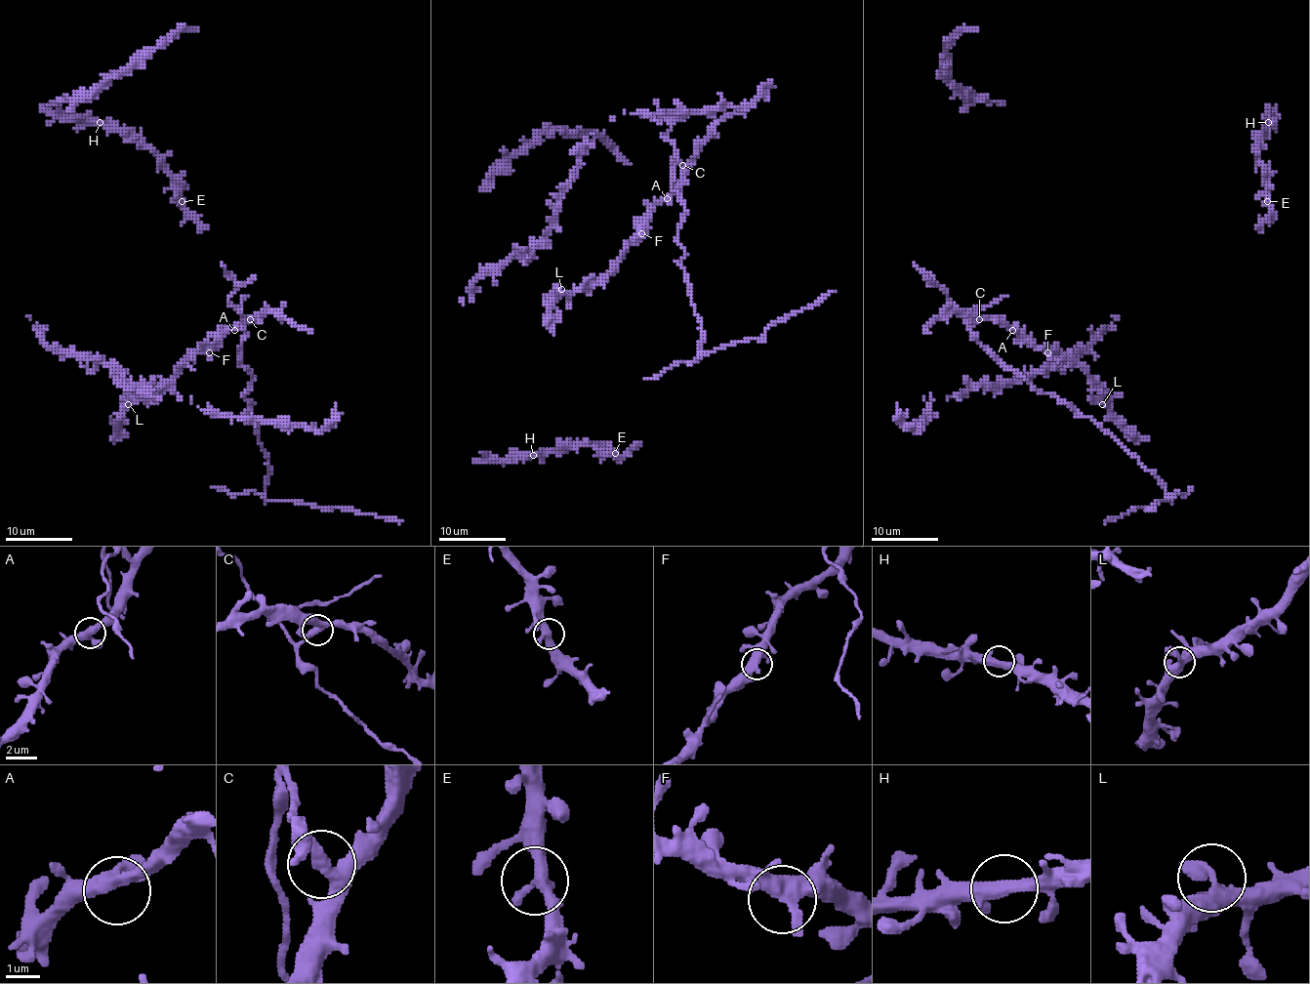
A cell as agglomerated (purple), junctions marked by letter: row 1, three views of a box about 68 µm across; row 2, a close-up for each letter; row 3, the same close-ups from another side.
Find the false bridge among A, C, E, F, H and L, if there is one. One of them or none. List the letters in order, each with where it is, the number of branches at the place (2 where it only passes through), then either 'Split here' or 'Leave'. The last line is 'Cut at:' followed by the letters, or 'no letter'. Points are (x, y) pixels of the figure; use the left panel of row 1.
A: Place: (234, 330). Branches: 3. Leave
C: Place: (250, 319). Branches: 3. Split here
E: Place: (182, 201). Branches: 3. Leave
F: Place: (209, 352). Branches: 4. Leave
H: Place: (100, 122). Branches: 3. Leave
L: Place: (128, 404). Branches: 3. Leave
Cut at: C

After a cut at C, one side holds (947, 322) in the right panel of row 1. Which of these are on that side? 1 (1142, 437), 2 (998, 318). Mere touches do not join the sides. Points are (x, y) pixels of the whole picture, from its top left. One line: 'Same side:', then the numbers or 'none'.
Same side: 1, 2

